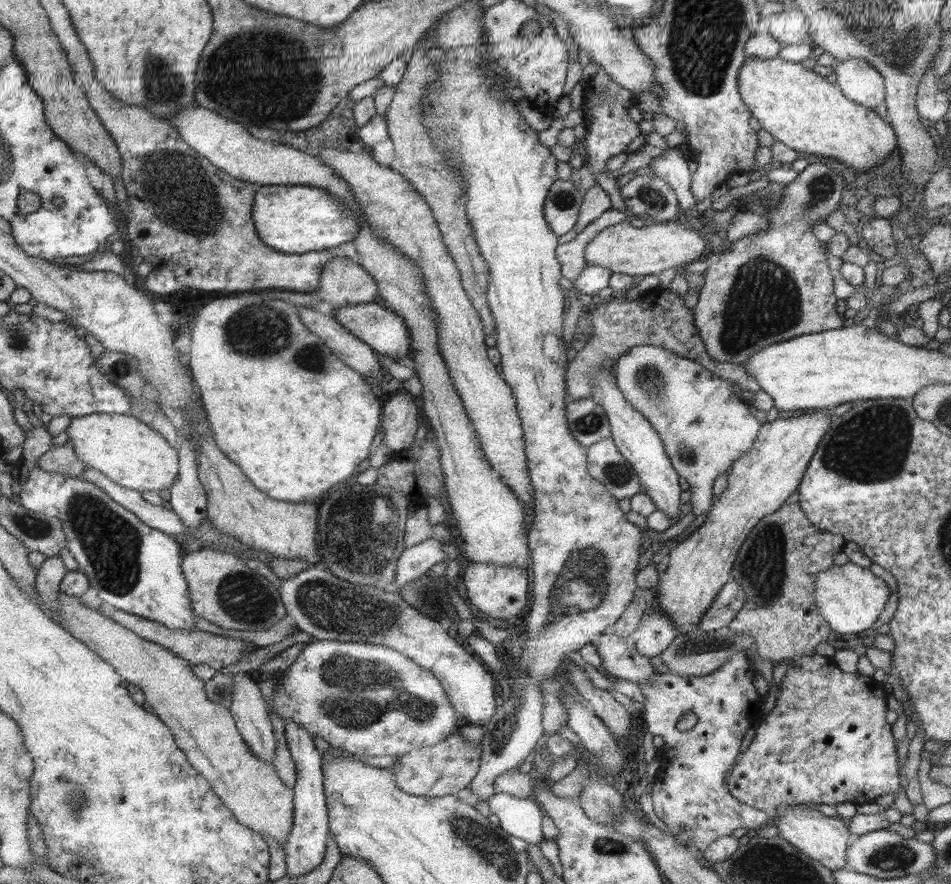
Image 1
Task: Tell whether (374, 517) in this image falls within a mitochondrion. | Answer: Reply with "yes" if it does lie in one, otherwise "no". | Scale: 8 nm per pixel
no

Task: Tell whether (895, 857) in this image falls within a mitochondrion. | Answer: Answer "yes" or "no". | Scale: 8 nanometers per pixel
yes

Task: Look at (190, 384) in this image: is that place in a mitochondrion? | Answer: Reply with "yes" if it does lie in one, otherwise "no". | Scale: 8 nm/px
no

